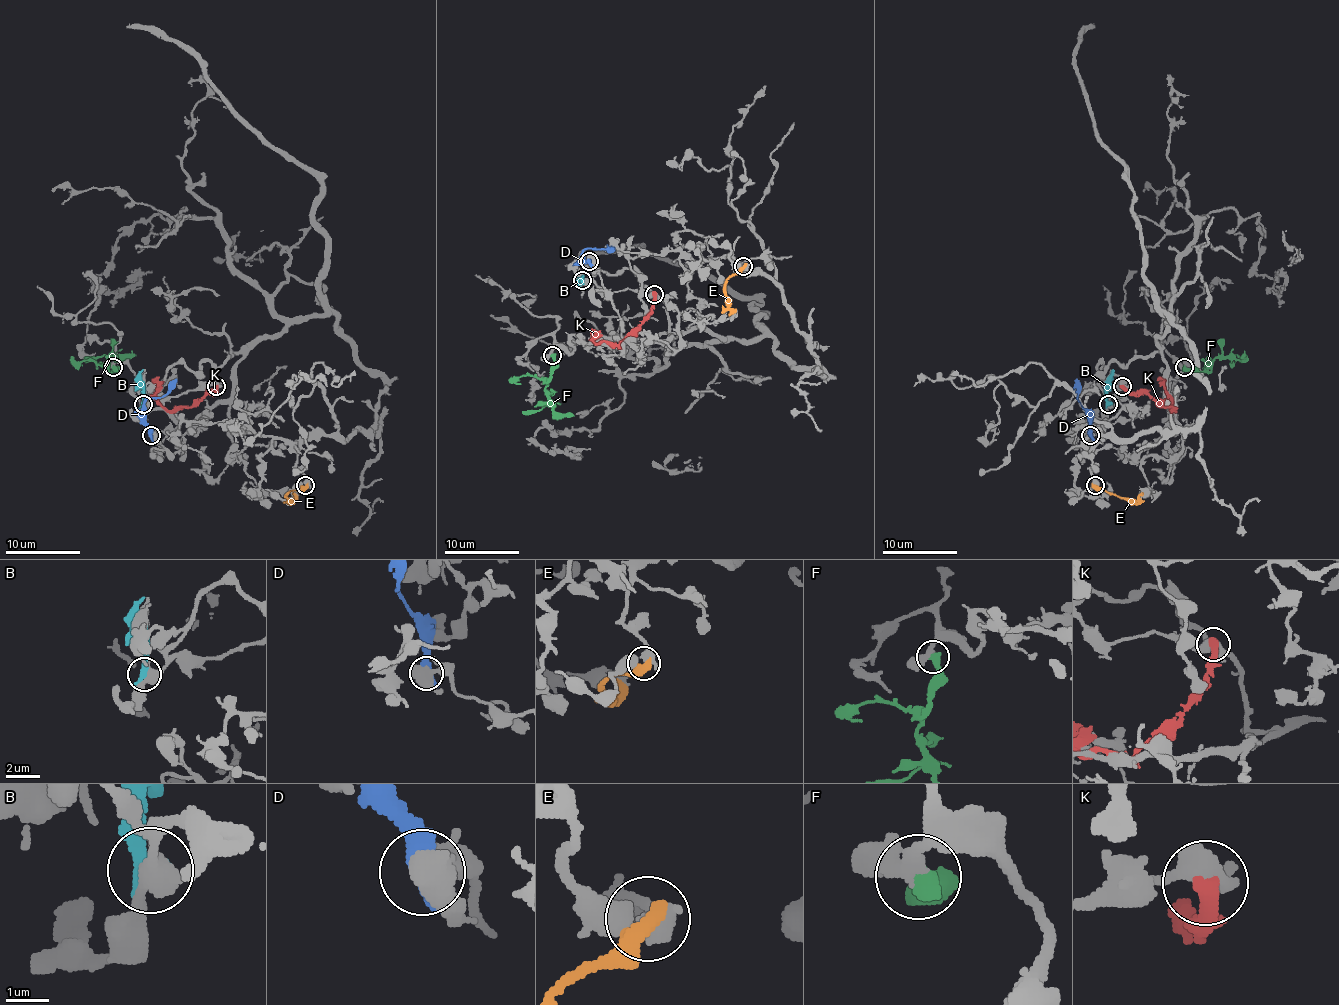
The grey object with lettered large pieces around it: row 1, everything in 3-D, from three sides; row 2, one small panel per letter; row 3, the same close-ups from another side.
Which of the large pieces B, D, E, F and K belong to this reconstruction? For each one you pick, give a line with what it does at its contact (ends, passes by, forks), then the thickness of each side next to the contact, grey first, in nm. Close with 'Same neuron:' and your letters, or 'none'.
F: It ends there. Thickness 380 nm (grey) against 500 nm
Same neuron: F

